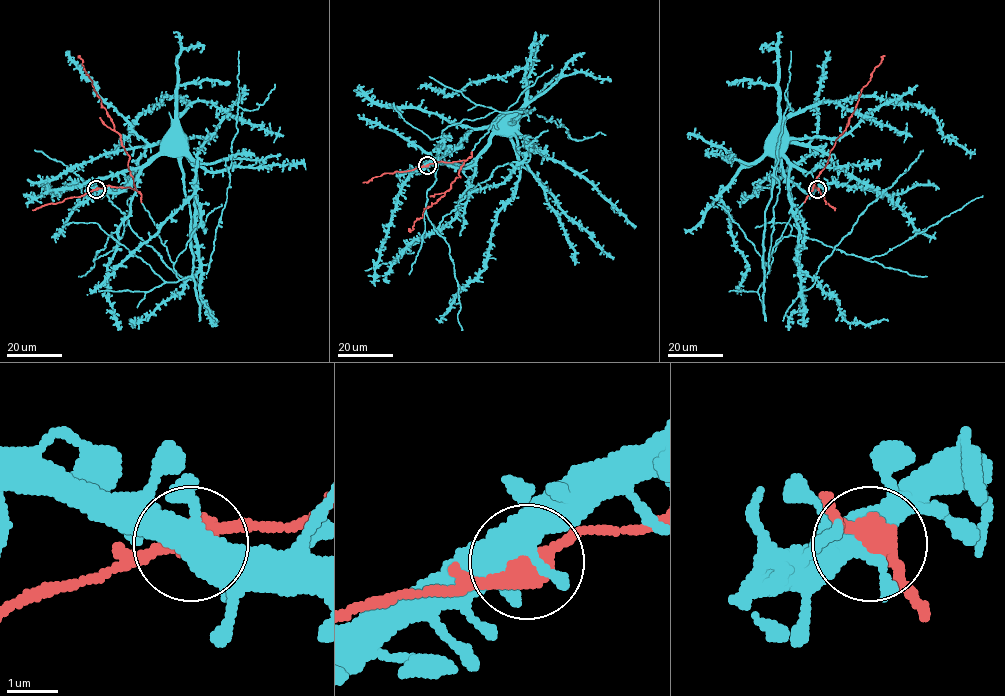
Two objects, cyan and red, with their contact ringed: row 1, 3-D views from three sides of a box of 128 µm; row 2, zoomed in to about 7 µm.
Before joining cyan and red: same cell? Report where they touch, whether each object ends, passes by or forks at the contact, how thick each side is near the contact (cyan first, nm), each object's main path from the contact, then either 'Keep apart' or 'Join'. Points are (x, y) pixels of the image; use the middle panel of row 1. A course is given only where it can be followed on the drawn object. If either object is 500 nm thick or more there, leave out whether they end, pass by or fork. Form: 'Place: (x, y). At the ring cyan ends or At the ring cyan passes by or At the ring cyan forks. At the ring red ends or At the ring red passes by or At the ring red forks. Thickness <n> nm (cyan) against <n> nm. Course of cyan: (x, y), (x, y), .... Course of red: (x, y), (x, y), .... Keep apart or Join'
Place: (427, 165). At the ring cyan forks. At the ring red passes by. Thickness 440 nm (cyan) against 440 nm. Course of cyan: (427, 164), (474, 129), (513, 122), (523, 110), (463, 119), (442, 131), (426, 210), (450, 248), (462, 330). Course of red: (427, 165), (466, 160), (458, 173), (460, 176), (443, 196), (425, 209), (411, 232). Join

